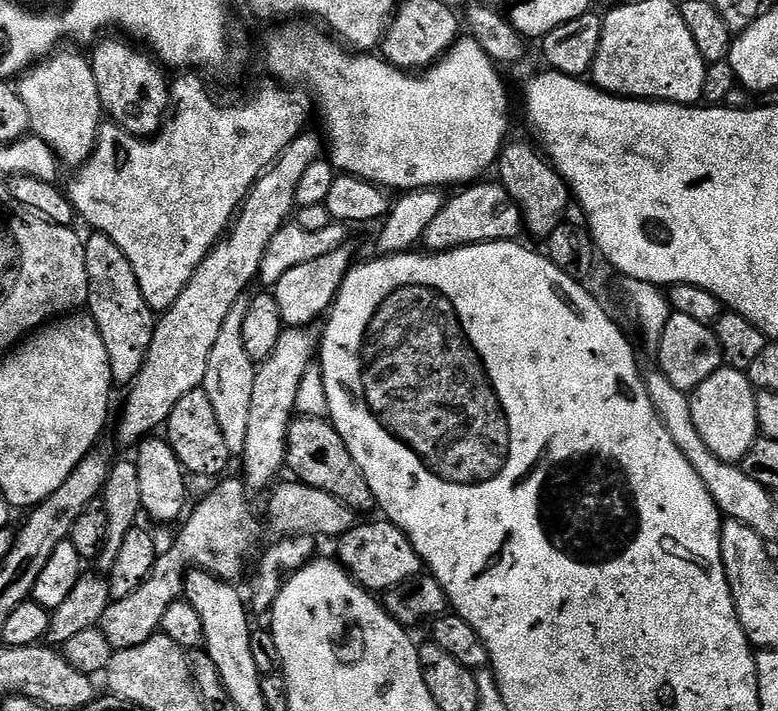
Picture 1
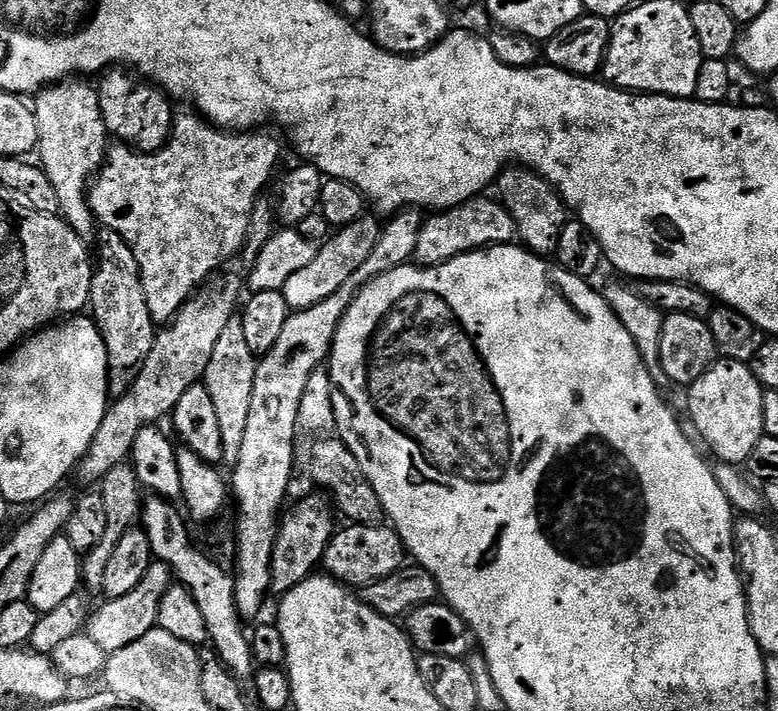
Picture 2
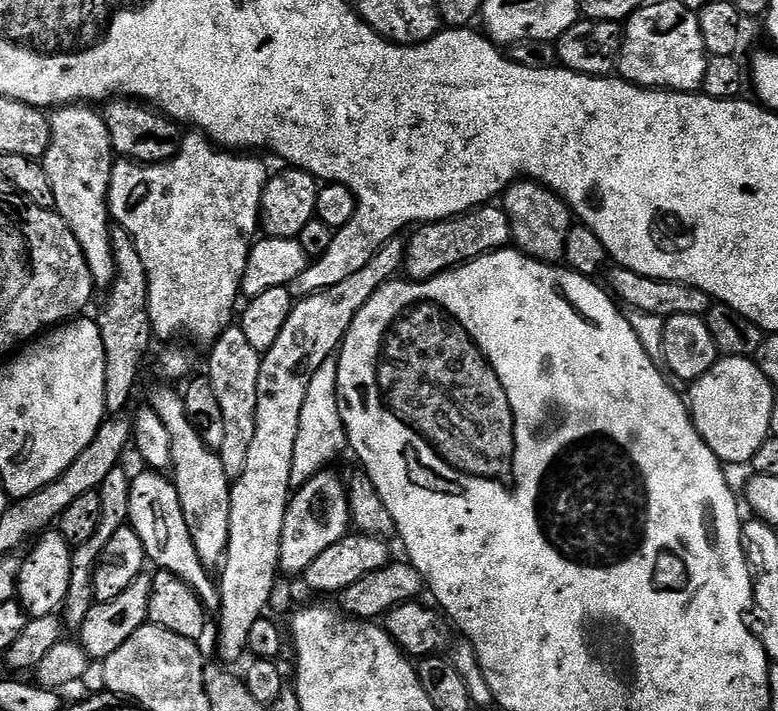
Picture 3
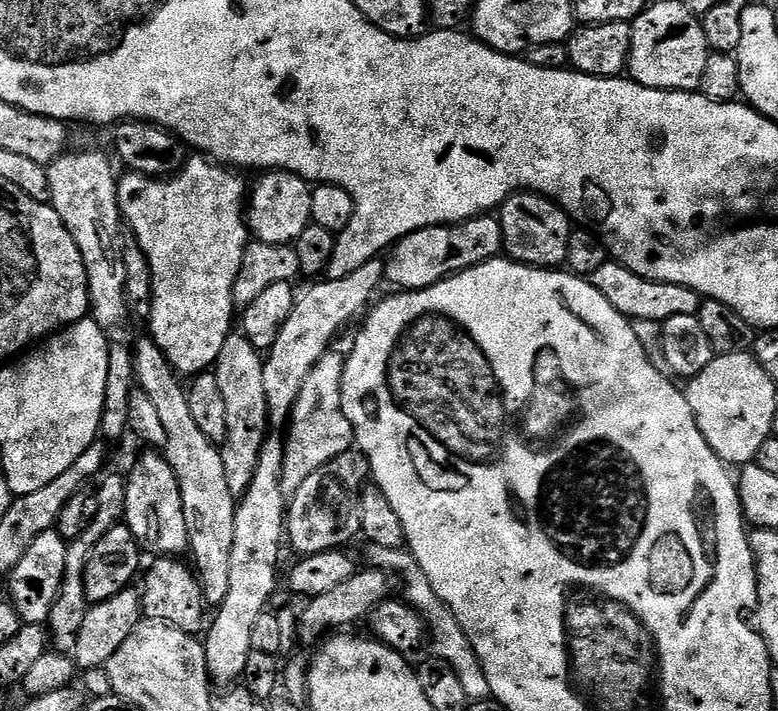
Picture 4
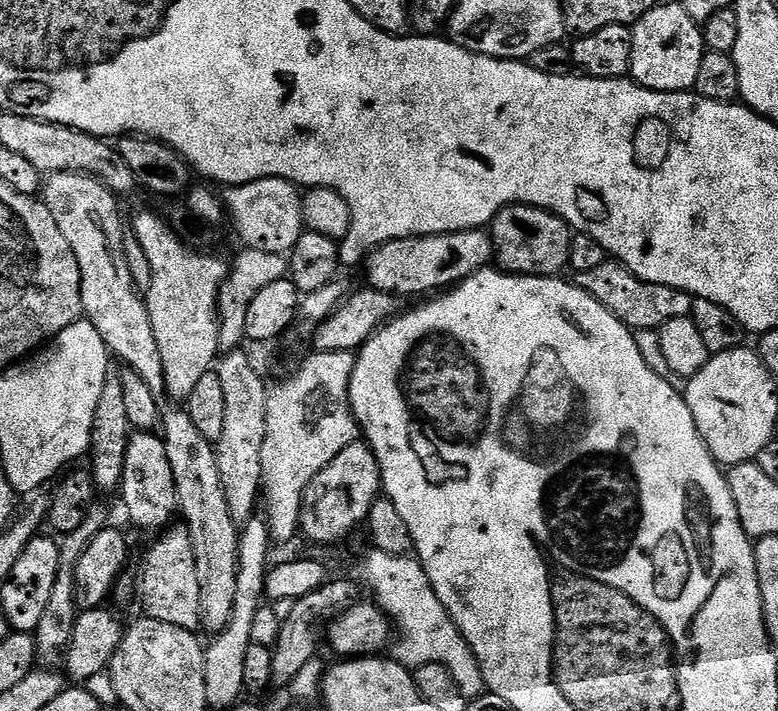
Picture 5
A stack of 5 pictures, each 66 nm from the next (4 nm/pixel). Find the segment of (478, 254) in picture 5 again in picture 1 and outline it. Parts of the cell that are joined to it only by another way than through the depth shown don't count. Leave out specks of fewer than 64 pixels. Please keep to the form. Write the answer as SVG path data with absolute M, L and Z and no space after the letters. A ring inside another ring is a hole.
M476 182L461 187L453 200L452 197L445 199L442 210L438 210L437 216L424 231L422 244L428 247L425 249L429 253L449 252L455 248L465 248L467 244L493 244L499 240L516 240L519 237L522 221L514 198L506 194L499 182L484 183Z

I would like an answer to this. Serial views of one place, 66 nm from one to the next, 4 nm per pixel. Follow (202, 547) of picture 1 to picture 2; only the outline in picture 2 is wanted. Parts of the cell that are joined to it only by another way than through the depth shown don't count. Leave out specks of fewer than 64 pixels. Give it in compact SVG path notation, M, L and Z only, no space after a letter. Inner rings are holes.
M153 562L150 570L146 570L146 578L142 578L142 582L138 582L130 594L122 594L122 598L113 600L105 599L104 605L89 615L86 634L109 654L130 646L130 642L138 642L149 630L157 627L158 608L162 606L162 598L173 584L172 569L167 564Z

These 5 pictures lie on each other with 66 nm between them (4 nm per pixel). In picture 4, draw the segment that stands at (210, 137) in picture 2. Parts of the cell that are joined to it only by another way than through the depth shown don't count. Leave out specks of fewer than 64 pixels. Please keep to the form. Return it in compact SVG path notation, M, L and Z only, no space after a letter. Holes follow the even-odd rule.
M196 154L193 157L193 160L191 157L185 163L184 169L174 176L157 178L155 176L143 176L137 172L128 172L119 177L116 185L123 223L138 238L138 246L142 246L142 250L150 262L150 274L152 275L152 299L150 301L152 332L150 332L150 338L162 350L162 354L166 354L172 369L184 378L195 378L201 372L209 371L215 365L218 354L222 354L222 346L226 346L226 338L233 335L234 316L232 320L232 312L237 311L236 303L232 297L234 294L234 282L238 282L238 274L244 265L244 255L250 243L250 233L246 219L246 201L250 195L250 188L247 183L244 185L244 180L240 177L243 175L239 171L209 160L203 155Z

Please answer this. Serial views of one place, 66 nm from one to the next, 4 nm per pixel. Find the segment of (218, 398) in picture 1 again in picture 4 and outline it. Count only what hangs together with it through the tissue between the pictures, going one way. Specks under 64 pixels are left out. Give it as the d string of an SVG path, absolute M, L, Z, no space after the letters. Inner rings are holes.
M242 334L226 338L226 346L222 346L222 354L218 354L214 365L218 387L226 401L226 438L220 448L222 466L226 466L226 483L230 485L232 495L237 498L248 491L254 472L258 470L260 451L270 435L266 389L262 383L263 369L261 353L250 346Z

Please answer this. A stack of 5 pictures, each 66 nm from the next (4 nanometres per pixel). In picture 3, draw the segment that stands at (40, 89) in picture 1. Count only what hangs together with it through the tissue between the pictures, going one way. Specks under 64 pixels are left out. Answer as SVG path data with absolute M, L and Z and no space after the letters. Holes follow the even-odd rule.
M69 104L55 109L50 116L52 143L42 158L46 178L50 178L50 187L54 189L54 211L70 226L74 238L78 238L78 246L82 246L82 254L86 258L86 266L90 266L92 283L97 289L107 289L116 279L116 259L112 249L112 229L114 221L108 215L108 191L112 177L114 153L110 142L110 130L106 126L103 115L92 106Z

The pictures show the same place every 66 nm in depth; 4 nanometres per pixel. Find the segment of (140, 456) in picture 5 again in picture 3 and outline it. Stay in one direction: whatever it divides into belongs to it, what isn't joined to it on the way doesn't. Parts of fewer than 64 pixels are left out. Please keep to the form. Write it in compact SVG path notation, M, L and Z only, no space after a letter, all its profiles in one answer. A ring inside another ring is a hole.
M151 470L135 473L130 488L130 510L128 524L142 538L149 561L157 569L174 574L204 603L205 609L216 610L220 606L220 585L217 577L198 558L194 542L190 538L190 526L182 514L182 502L178 498L175 483L167 475Z

